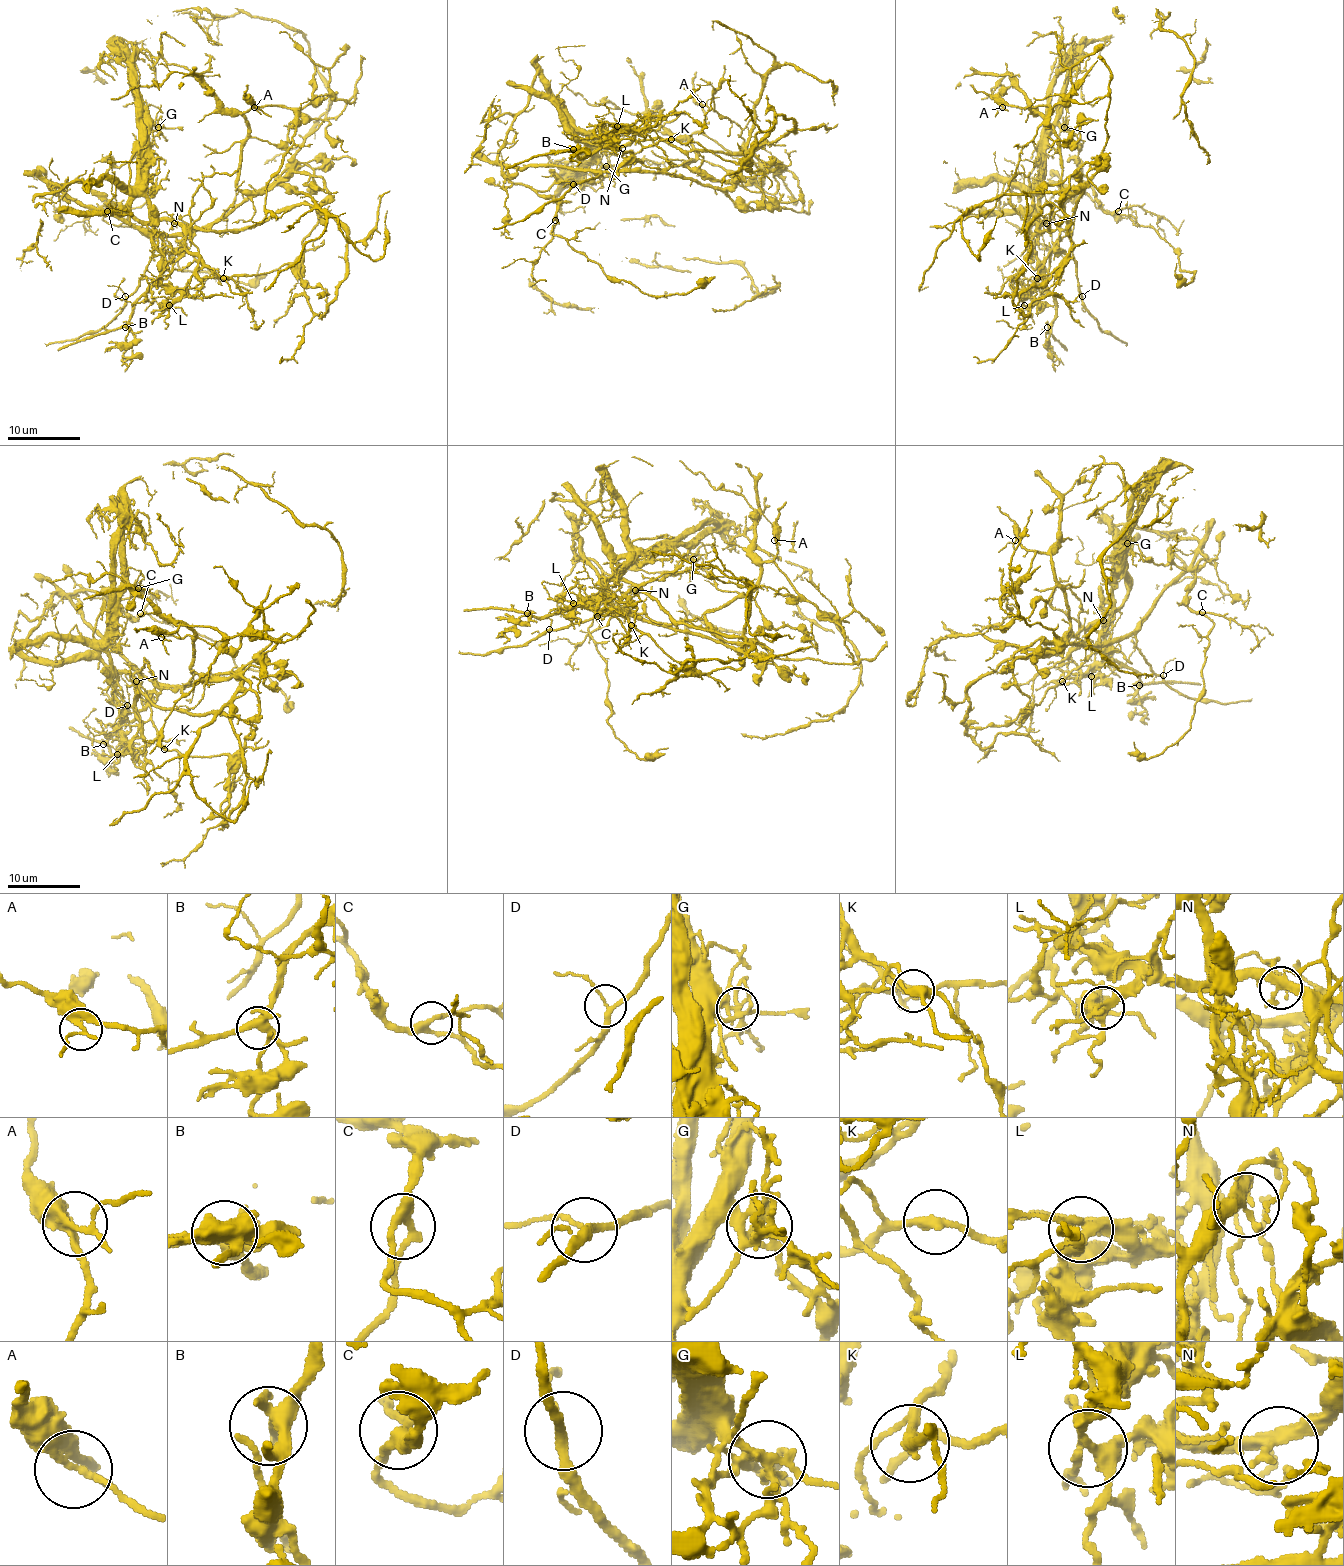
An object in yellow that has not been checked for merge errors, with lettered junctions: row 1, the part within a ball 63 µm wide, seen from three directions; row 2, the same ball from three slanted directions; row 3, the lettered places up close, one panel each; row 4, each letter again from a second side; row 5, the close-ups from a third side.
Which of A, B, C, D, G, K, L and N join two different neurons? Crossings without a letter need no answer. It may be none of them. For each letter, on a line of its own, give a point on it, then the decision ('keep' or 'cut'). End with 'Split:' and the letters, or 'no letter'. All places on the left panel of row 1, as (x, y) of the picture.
A: (254, 107) | keep
B: (125, 327) | keep
C: (107, 211) | keep
D: (125, 296) | keep
G: (158, 127) | cut
K: (223, 278) | cut
L: (169, 305) | keep
N: (174, 223) | keep
Split: G, K

